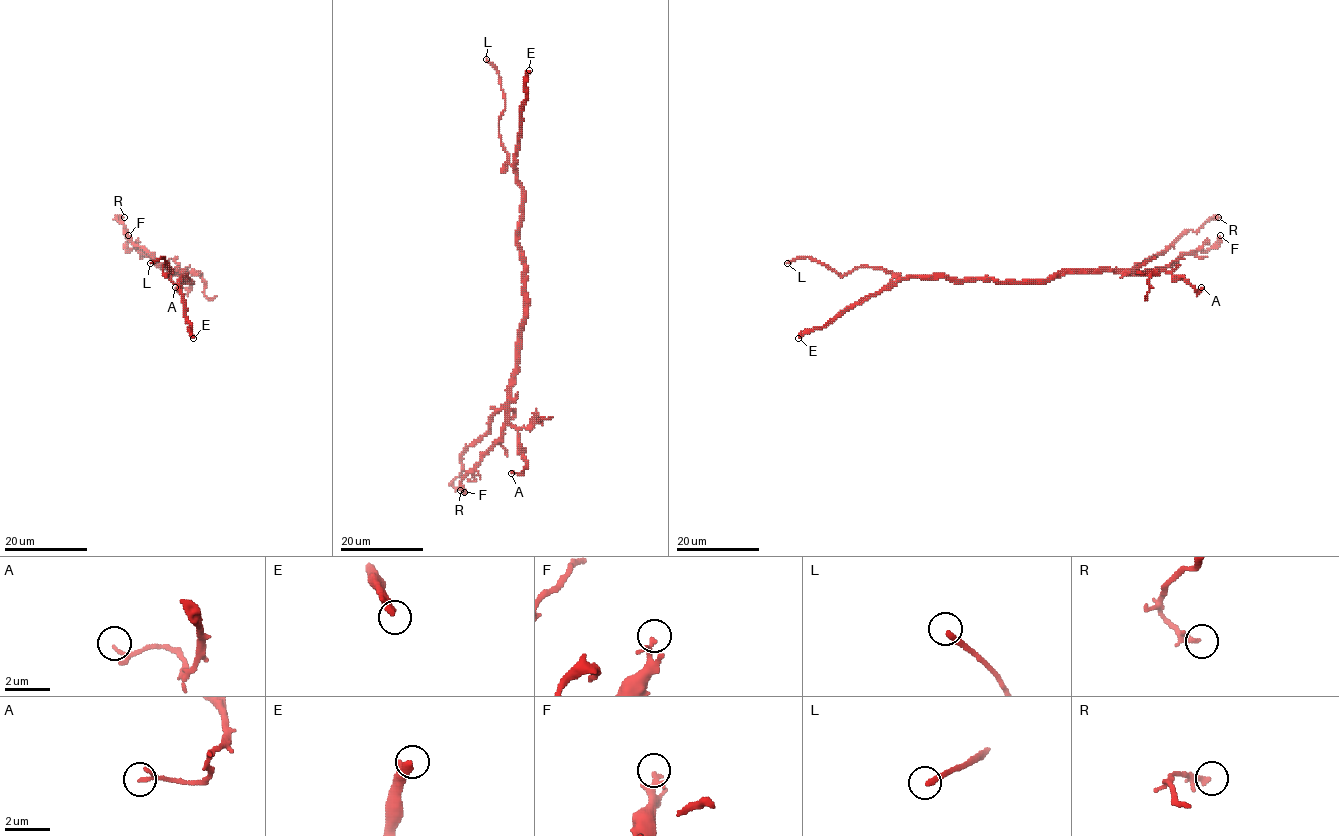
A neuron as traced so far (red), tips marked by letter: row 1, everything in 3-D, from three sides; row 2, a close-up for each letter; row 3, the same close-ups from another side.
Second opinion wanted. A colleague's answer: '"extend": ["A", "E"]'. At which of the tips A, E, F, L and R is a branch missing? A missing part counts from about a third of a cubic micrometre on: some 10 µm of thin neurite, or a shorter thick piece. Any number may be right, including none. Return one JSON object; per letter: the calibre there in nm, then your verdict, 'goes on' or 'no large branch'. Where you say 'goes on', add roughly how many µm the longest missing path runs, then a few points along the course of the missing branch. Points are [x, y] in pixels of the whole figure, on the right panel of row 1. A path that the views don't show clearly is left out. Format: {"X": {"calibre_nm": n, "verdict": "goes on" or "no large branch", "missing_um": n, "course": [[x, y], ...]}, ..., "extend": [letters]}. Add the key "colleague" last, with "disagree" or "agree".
{"A": {"calibre_nm": 120, "verdict": "no large branch"}, "E": {"calibre_nm": 360, "verdict": "goes on", "missing_um": 130}, "F": {"calibre_nm": 240, "verdict": "no large branch"}, "L": {"calibre_nm": 240, "verdict": "goes on", "missing_um": 7}, "R": {"calibre_nm": 300, "verdict": "no large branch"}, "extend": ["E", "L"], "colleague": "disagree"}

